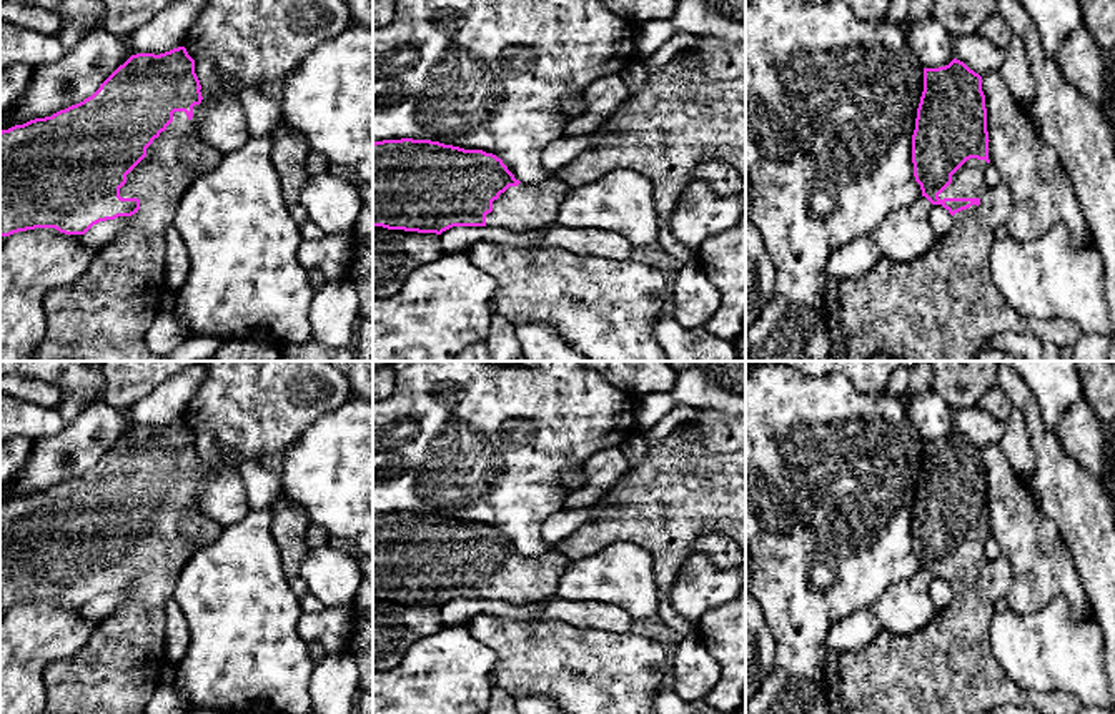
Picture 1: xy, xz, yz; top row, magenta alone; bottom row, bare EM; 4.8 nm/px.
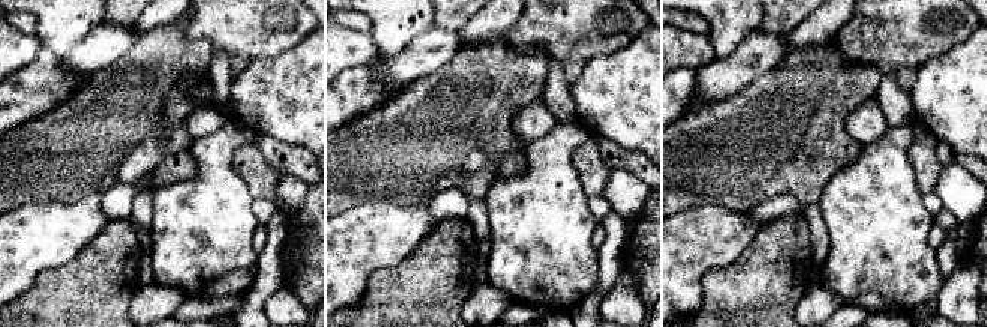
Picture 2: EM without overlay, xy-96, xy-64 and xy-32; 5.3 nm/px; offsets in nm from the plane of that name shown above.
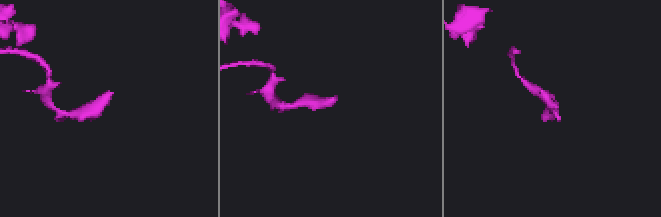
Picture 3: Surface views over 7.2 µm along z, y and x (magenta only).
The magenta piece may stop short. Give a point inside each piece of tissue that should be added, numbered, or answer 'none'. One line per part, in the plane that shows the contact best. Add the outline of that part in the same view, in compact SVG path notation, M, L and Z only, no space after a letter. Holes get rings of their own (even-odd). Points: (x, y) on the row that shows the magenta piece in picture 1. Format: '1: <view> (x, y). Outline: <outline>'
1: xy (104, 315). Outline: M231 78L223 85L201 85L201 103L193 107L193 118L175 112L173 121L146 148L146 156L126 175L121 198L138 198L140 210L126 216L130 223L103 248L85 275L68 286L55 286L43 298L45 335L33 355L35 361L161 361L150 351L145 335L160 315L168 293L165 266L165 230L186 188L218 165L220 155L196 133L196 118L223 93L236 93Z

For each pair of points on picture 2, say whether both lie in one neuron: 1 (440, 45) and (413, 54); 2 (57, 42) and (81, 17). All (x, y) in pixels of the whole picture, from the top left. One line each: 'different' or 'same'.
1: same
2: same

